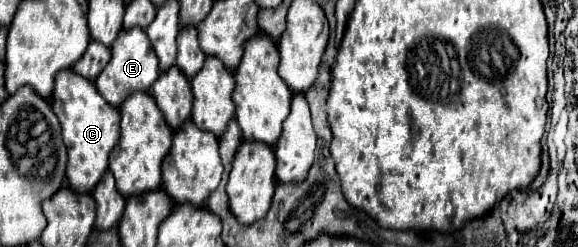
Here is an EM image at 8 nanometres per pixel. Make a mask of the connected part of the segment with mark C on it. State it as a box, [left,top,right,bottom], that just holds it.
[52,69,120,193]

